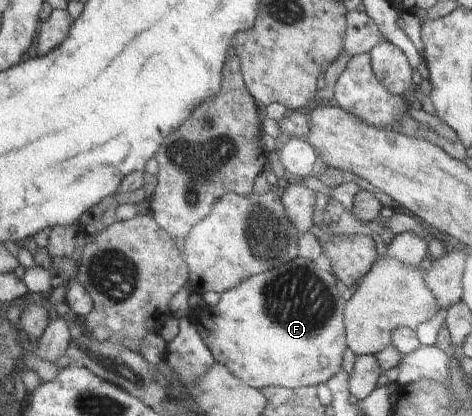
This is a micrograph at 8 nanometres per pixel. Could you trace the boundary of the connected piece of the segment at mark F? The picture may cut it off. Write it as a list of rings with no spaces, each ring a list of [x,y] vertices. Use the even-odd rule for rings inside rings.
[[[297,257],[291,260],[291,265],[279,265],[255,279],[249,279],[238,288],[226,291],[215,306],[200,307],[193,314],[194,322],[216,361],[226,365],[252,388],[261,391],[267,386],[290,390],[315,387],[326,384],[342,369],[341,356],[348,348],[342,320],[345,301],[340,290],[337,279],[331,273],[317,267],[311,260]]]

